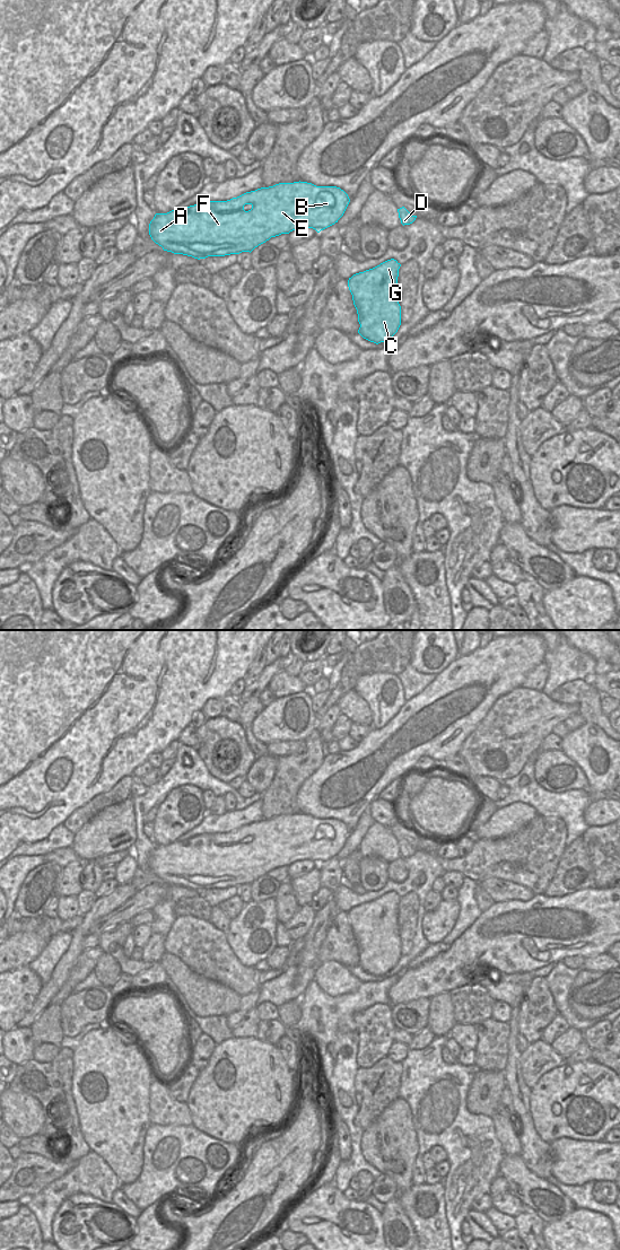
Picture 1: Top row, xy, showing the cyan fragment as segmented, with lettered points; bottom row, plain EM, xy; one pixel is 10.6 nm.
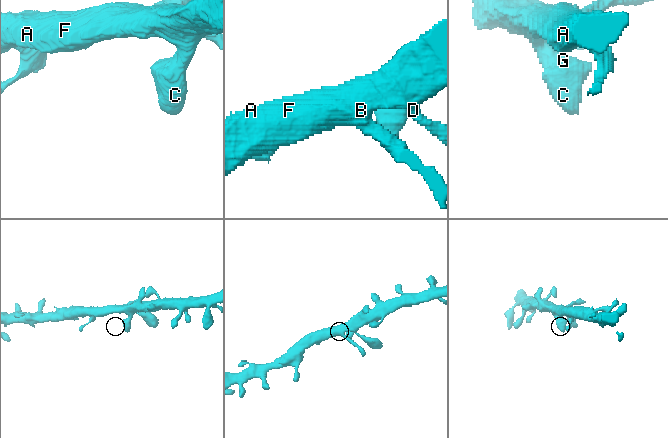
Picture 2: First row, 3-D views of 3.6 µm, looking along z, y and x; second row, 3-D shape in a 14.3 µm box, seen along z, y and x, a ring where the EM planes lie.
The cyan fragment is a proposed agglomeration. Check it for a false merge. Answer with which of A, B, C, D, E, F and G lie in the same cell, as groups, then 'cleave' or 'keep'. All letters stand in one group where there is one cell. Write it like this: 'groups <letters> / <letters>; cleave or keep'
groups A B C D E F G; keep

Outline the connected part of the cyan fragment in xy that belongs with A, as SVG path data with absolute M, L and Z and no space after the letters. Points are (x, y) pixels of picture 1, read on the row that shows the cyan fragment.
M300 181L279 183L227 201L203 201L167 213L156 213L149 224L149 235L164 251L198 260L251 253L271 237L297 228L313 228L320 233L338 222L349 202L348 194L337 186L316 186Z

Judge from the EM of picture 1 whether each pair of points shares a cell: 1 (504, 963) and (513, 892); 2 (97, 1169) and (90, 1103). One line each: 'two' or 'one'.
1: two
2: two

